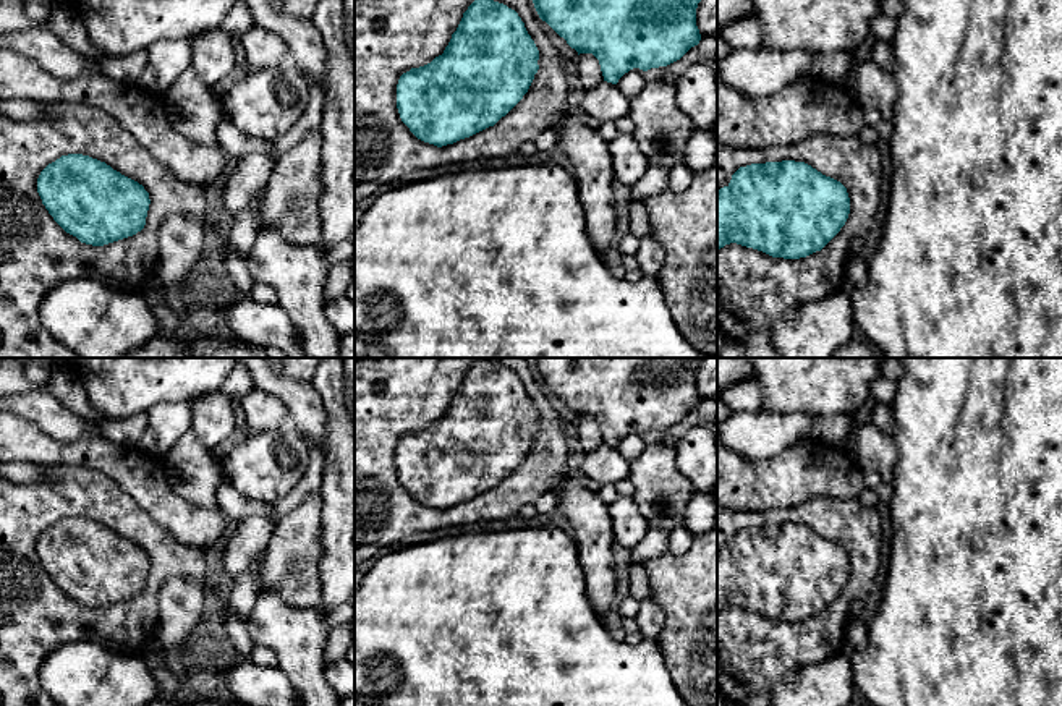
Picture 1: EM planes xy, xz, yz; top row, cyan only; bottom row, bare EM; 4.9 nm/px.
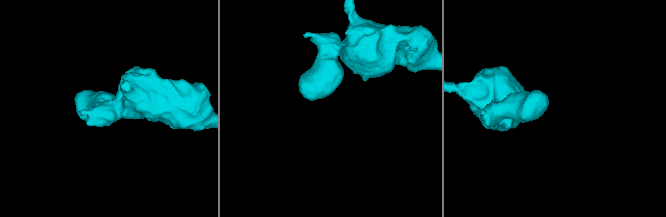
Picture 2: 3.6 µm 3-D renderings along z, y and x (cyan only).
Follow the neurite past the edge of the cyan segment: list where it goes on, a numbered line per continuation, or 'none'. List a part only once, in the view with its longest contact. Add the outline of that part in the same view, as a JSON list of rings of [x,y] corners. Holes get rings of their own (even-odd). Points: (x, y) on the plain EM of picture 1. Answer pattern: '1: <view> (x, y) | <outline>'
none

